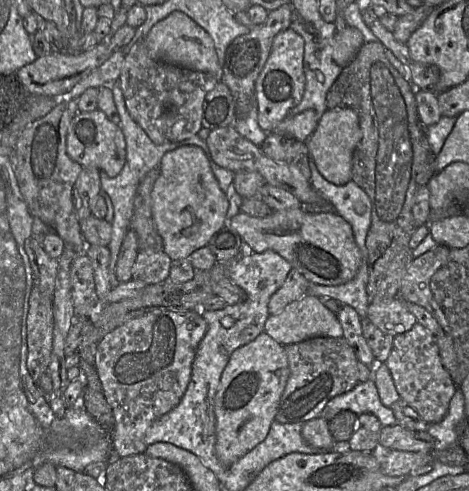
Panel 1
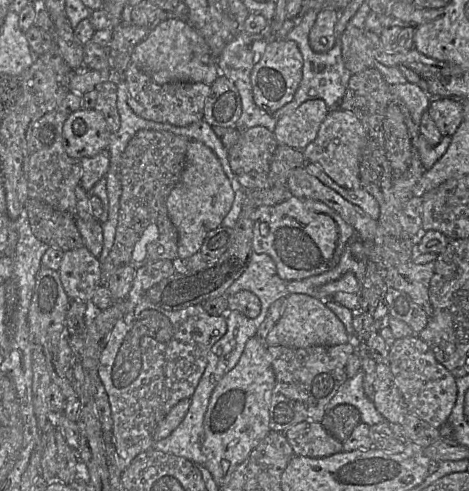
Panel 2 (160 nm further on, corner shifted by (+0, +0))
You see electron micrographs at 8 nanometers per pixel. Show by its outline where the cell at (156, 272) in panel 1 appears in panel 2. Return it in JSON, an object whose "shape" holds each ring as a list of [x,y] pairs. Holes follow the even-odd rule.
{"shape":[[[159,260],[136,269],[127,296],[131,310],[117,321],[101,354],[98,375],[111,406],[121,472],[137,455],[153,447],[154,432],[168,412],[181,400],[192,397],[211,348],[227,331],[225,316],[210,315],[202,305],[168,311],[148,299],[147,291],[174,273],[172,260]]]}

